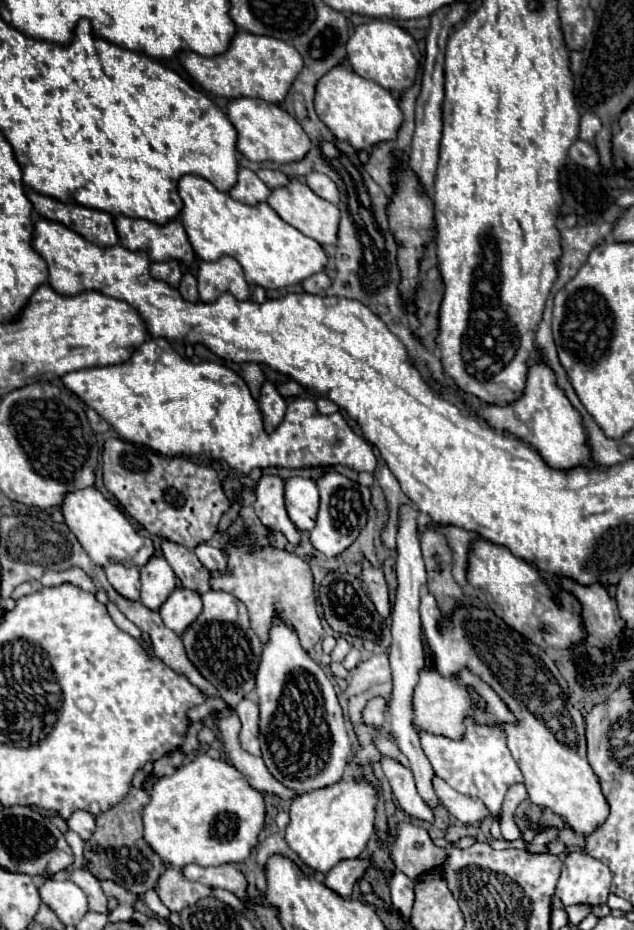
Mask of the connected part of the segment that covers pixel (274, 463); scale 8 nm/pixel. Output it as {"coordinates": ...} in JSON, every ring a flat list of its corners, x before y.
{"coordinates":[[161,337,149,339,143,345,139,345,125,363,67,373,63,375,63,385,71,389,85,405,93,407,117,431,119,437,131,443,147,445,161,455,175,457,185,453,187,457,225,461,229,467,243,473,249,473,255,467,301,469,301,467,331,467,331,465,345,465,357,473,361,471,373,473,377,467,377,457,371,445,363,437,357,437,351,431,341,413,321,415,319,411,315,411,315,401,295,397,289,401,281,425,277,425,275,431,267,433,257,401,251,397,247,383,235,371,213,361,197,365,183,361,167,343,167,339]]}

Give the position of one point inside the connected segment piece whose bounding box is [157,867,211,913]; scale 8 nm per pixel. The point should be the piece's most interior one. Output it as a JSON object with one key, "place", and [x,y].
{"place":[175,891]}

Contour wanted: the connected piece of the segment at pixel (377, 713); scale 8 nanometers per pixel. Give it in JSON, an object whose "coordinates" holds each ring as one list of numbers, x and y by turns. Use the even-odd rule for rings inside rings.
{"coordinates":[[375,697,367,703,363,711,363,721,371,723,375,727,381,727,385,723,385,701,381,697]]}

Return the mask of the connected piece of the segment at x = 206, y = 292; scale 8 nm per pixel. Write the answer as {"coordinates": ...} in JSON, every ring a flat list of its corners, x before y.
{"coordinates":[[223,255,217,261,201,261,197,281,199,299,205,303,215,301,225,291,233,293,239,301,249,299,249,285,243,277,243,269,229,255]]}

